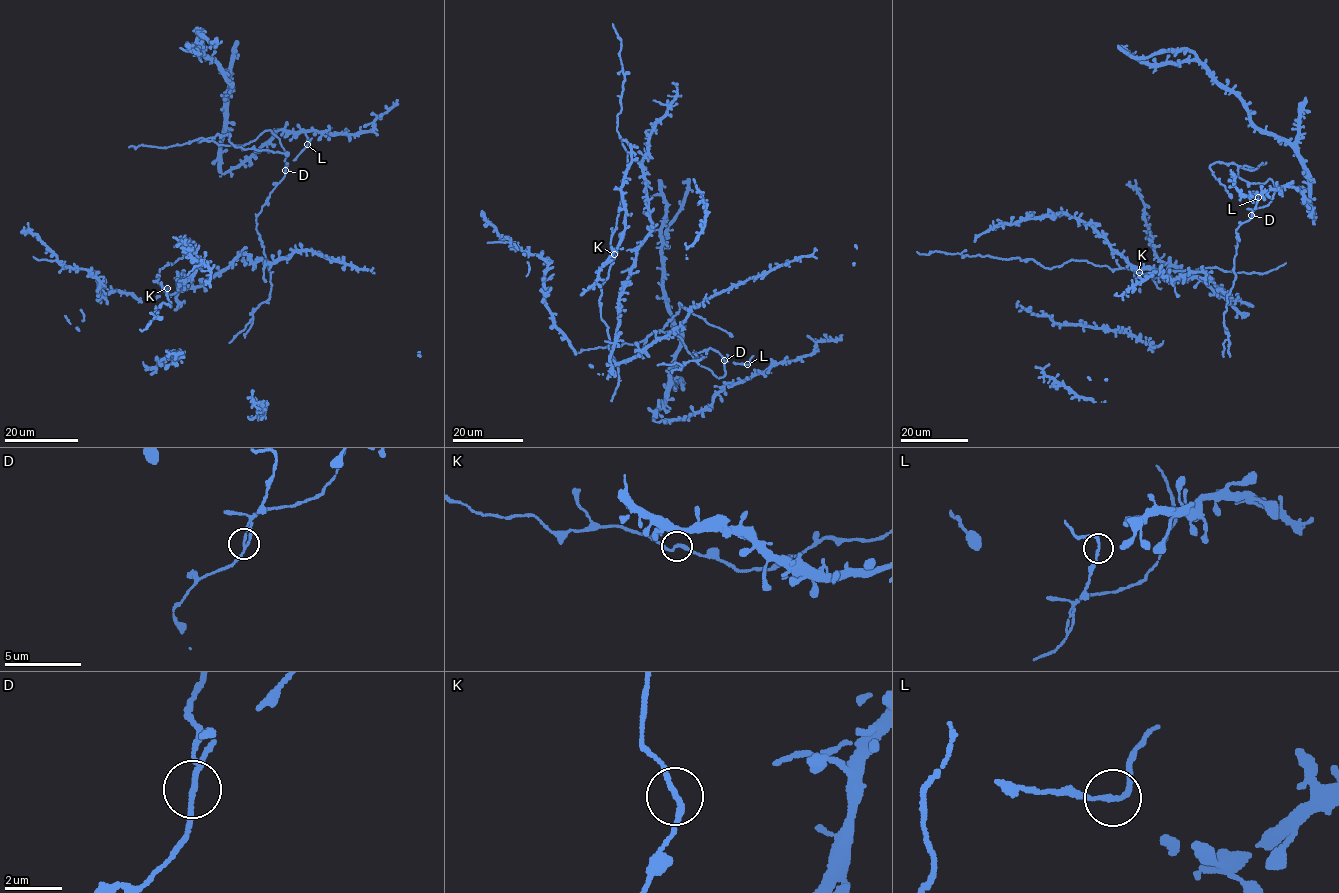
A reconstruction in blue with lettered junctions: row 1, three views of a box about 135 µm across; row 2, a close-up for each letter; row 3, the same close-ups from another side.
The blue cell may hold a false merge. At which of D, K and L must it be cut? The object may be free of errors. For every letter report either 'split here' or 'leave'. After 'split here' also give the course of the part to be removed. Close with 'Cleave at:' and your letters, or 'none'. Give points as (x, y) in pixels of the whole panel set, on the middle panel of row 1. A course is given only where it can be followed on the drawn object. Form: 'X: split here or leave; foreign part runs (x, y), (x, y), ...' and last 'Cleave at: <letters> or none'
D: split here; foreign part runs (725, 360), (725, 374), (718, 378), (694, 361), (676, 335), (659, 329), (679, 310), (680, 302), (732, 336)
K: leave
L: leave
Cleave at: D

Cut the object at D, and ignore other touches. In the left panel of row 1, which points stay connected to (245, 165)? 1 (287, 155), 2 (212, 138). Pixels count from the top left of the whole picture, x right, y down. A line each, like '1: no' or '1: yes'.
1: no
2: no

